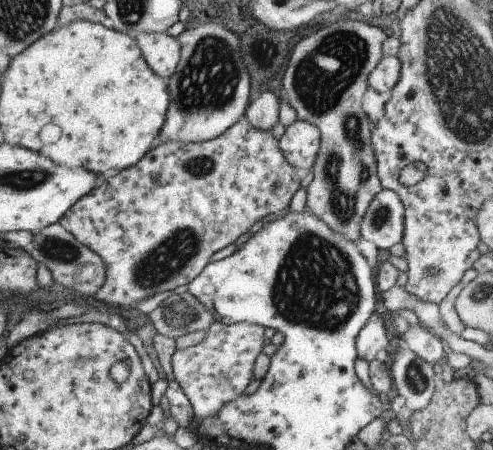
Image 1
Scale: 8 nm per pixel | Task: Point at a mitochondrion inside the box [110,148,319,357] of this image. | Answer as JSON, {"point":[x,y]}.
{"point":[171,257]}

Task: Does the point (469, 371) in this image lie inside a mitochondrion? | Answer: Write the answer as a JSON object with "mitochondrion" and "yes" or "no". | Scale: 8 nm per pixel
{"mitochondrion":"no"}

